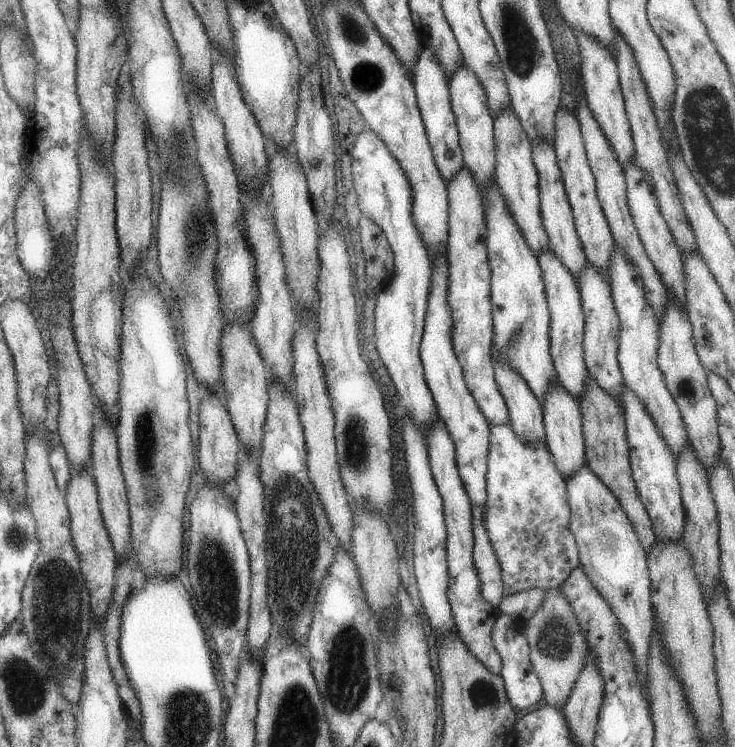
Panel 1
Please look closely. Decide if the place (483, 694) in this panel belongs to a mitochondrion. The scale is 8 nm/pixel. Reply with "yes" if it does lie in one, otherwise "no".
yes

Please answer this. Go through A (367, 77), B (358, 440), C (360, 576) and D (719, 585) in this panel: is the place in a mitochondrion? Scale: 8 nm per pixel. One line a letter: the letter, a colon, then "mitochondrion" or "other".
A: mitochondrion
B: mitochondrion
C: other
D: other

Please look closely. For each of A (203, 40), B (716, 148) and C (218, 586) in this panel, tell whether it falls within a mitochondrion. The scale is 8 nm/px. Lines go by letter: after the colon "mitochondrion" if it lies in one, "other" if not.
A: other
B: mitochondrion
C: mitochondrion

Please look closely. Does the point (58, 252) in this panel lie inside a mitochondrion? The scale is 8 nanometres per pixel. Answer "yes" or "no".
no

